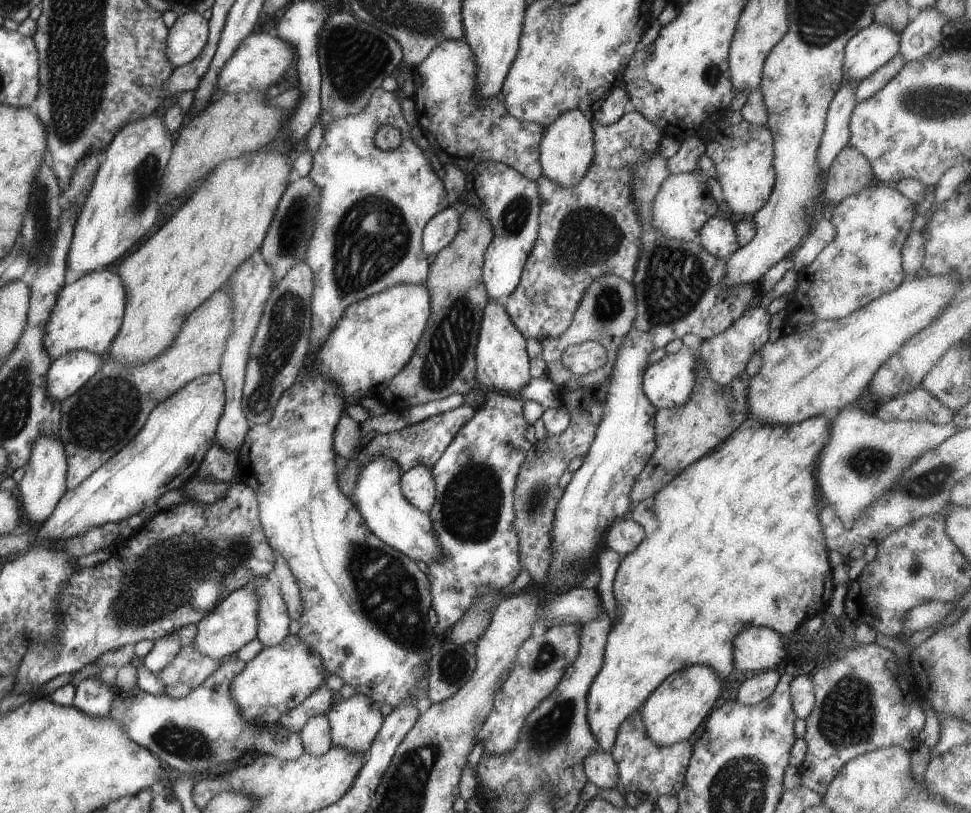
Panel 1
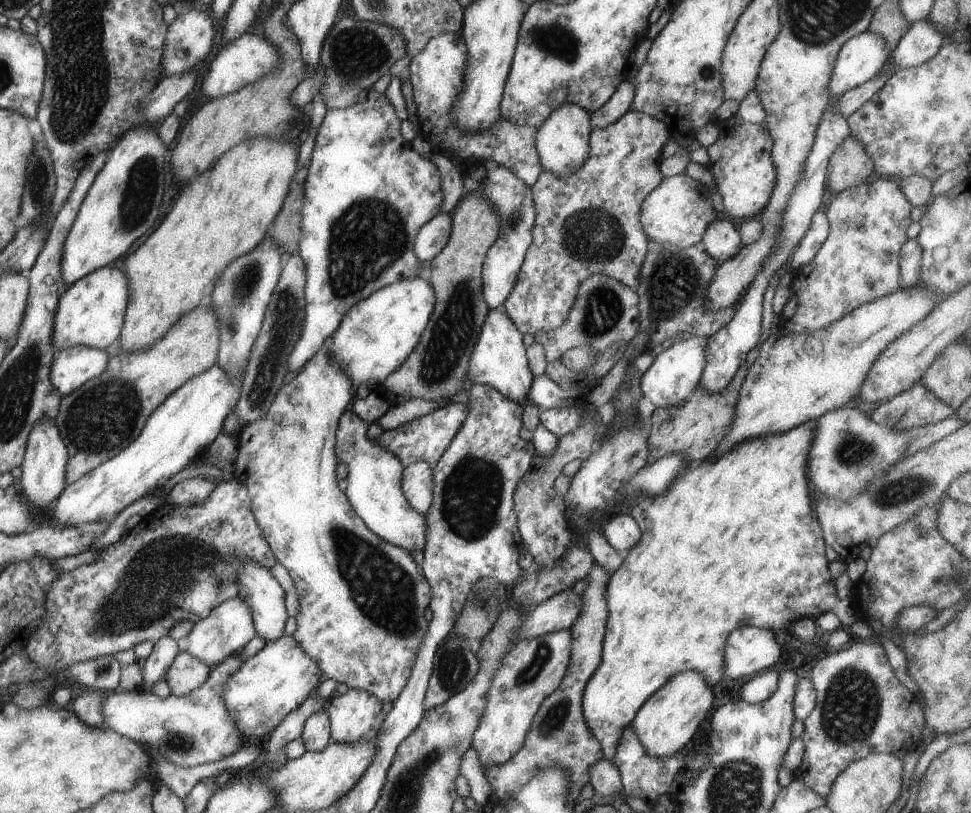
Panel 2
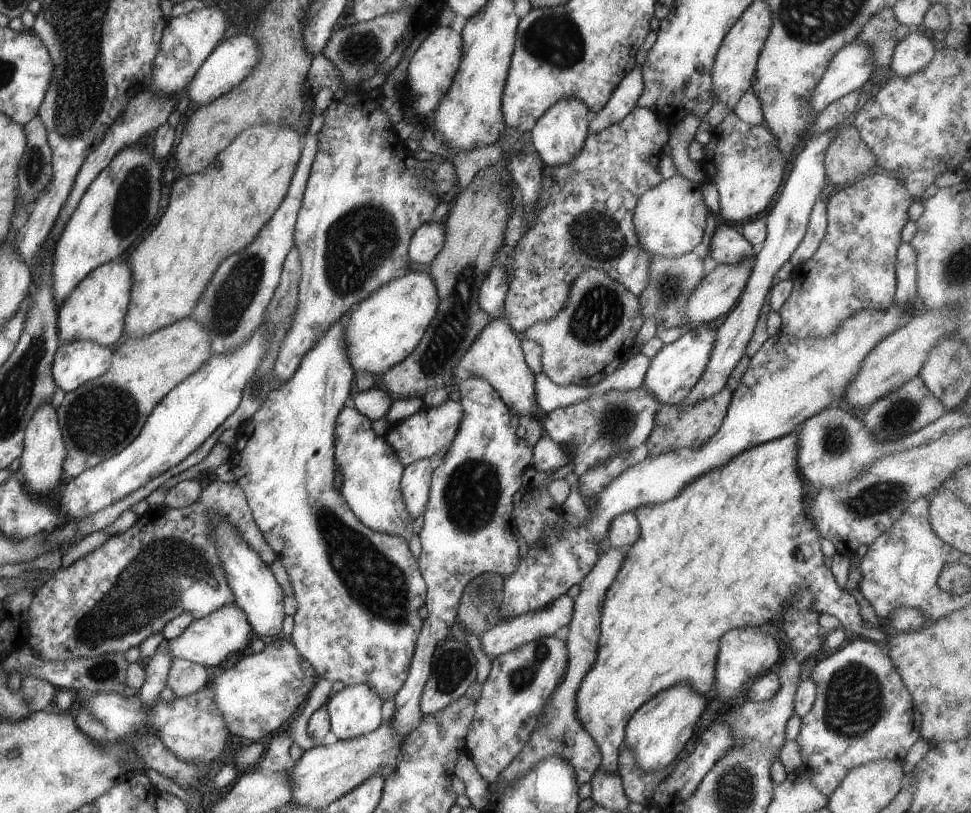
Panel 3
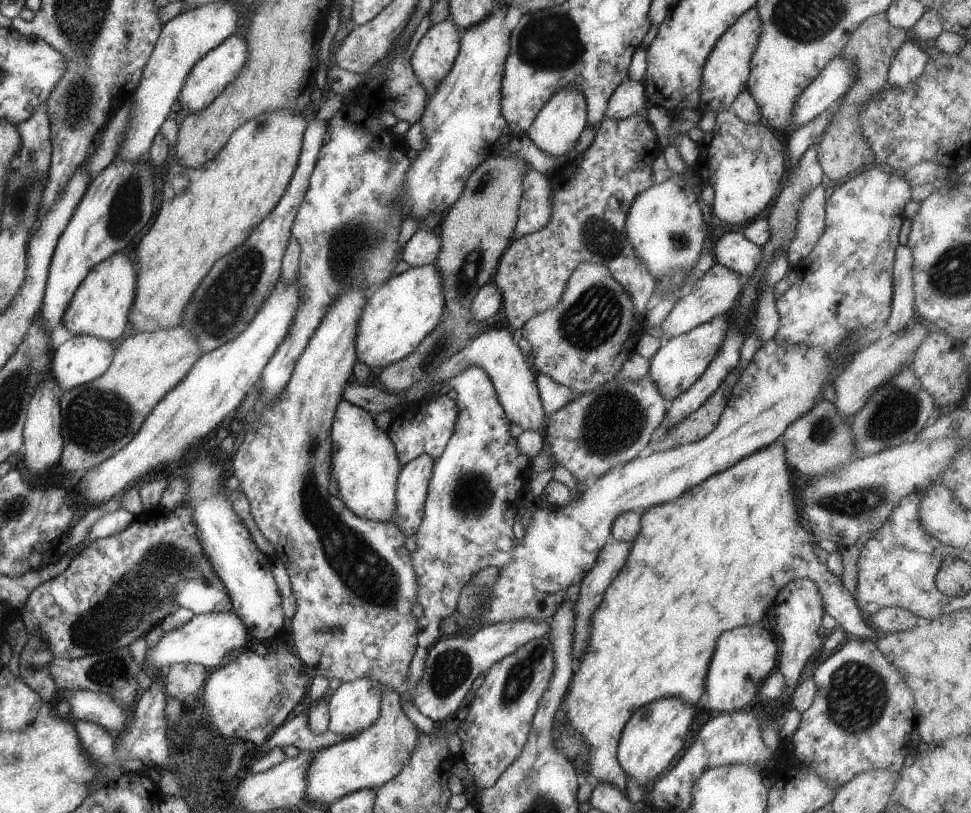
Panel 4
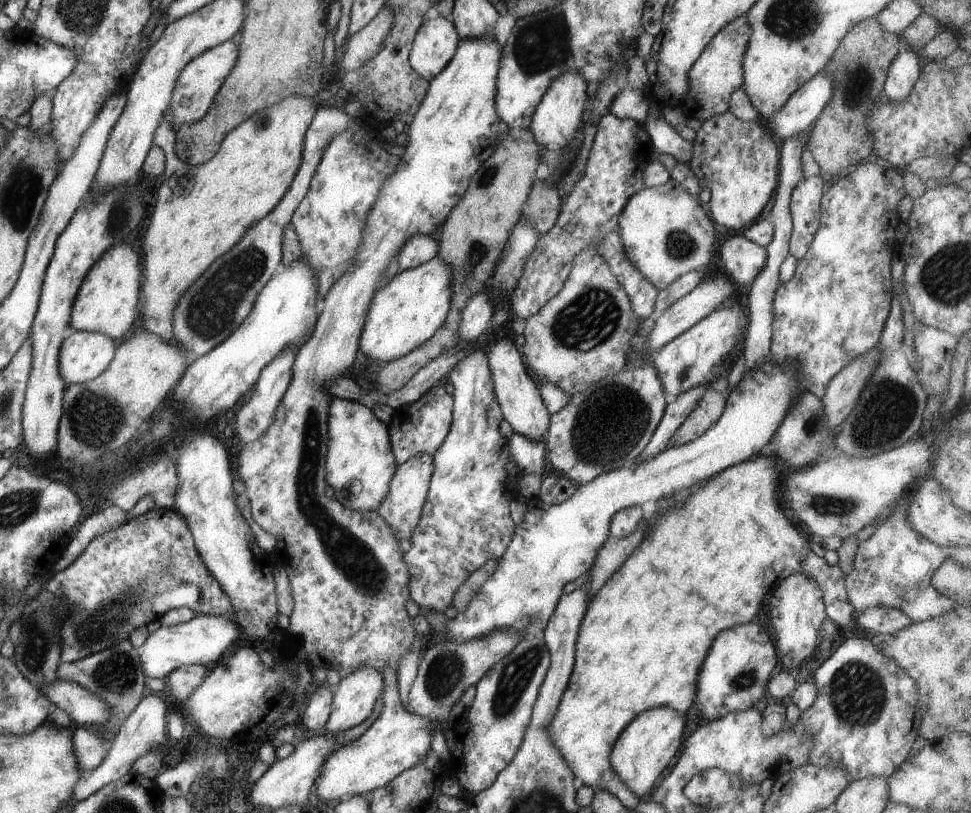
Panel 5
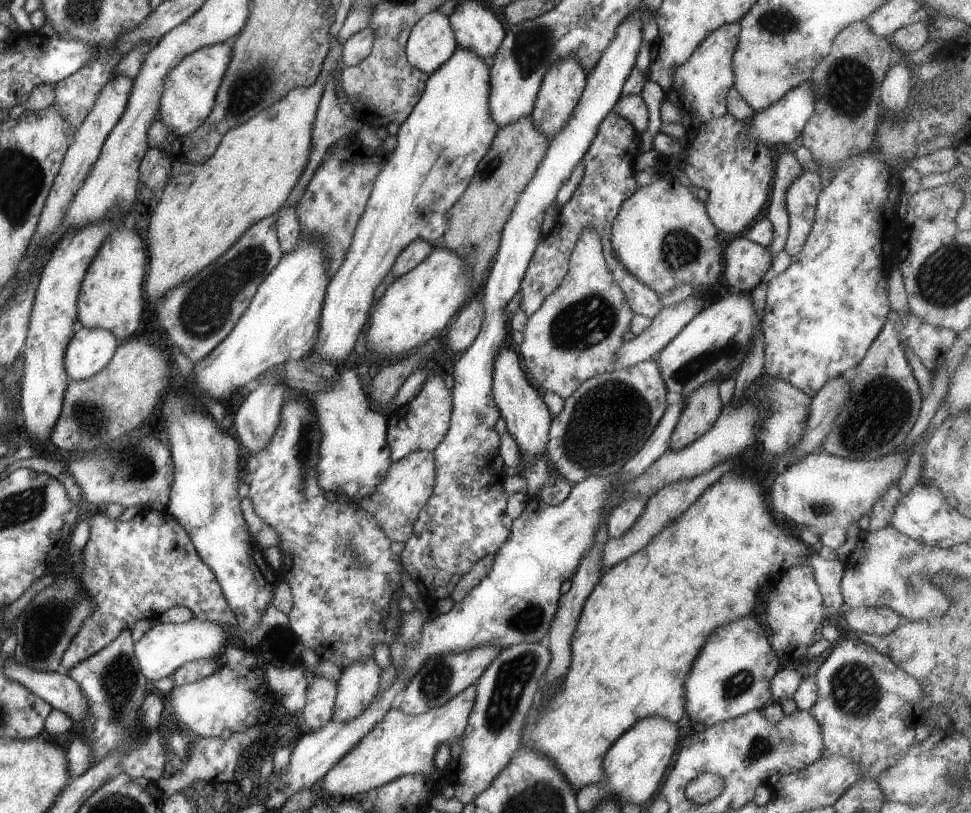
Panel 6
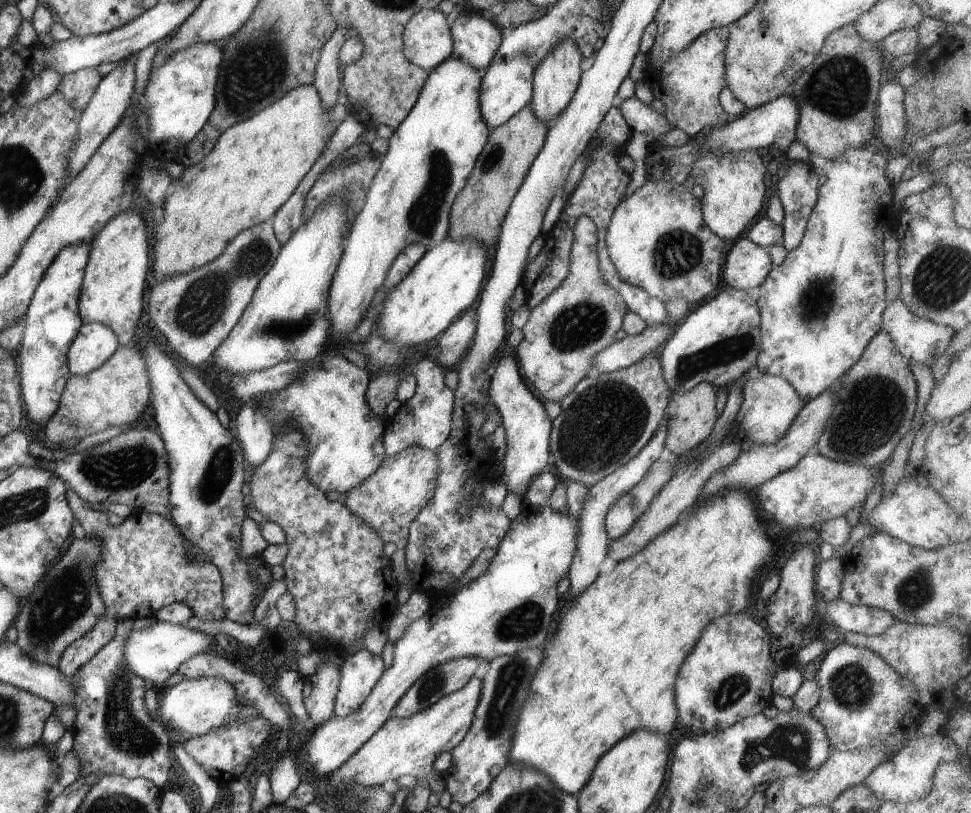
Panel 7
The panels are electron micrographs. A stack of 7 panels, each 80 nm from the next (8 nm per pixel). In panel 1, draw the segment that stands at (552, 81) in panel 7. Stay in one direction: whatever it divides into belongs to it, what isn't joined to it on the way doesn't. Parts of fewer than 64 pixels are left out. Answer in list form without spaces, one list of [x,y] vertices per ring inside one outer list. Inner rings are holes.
[[[580,109],[564,111],[552,124],[545,128],[539,146],[542,176],[563,187],[578,184],[584,178],[594,160],[593,138],[591,122]]]

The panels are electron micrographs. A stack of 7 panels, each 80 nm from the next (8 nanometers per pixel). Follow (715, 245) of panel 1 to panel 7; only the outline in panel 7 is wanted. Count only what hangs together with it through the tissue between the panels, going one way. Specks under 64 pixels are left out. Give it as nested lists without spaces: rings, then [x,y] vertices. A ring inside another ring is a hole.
[[[747,238],[733,243],[725,257],[722,278],[733,289],[761,286],[774,267],[768,248]]]

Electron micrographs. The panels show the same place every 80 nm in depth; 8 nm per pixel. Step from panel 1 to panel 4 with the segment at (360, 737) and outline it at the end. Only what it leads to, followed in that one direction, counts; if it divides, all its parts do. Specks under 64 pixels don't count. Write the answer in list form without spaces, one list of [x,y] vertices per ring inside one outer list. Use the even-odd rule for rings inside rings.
[[[368,677],[343,683],[326,698],[329,729],[353,737],[368,730],[380,716],[382,695],[379,683]]]

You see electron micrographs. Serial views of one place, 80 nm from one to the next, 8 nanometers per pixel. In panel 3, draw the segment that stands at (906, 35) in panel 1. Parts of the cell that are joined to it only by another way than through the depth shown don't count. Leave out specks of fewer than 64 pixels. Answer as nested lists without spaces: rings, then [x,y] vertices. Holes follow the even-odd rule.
[[[924,28],[911,29],[894,47],[889,75],[907,77],[922,70],[937,51],[932,40]]]

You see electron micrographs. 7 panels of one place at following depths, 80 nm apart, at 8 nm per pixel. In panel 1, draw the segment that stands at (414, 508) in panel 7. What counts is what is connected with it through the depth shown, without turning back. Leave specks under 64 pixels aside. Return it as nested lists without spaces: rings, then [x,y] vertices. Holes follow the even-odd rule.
[[[416,465],[408,472],[401,474],[401,491],[403,495],[422,512],[432,510],[436,498],[435,482],[431,469],[424,465]]]

